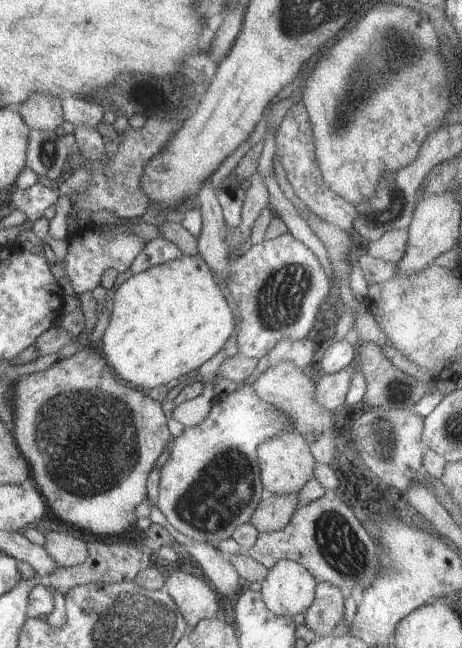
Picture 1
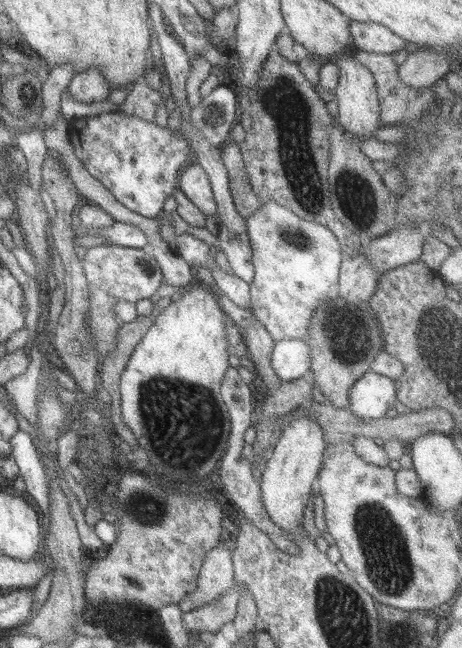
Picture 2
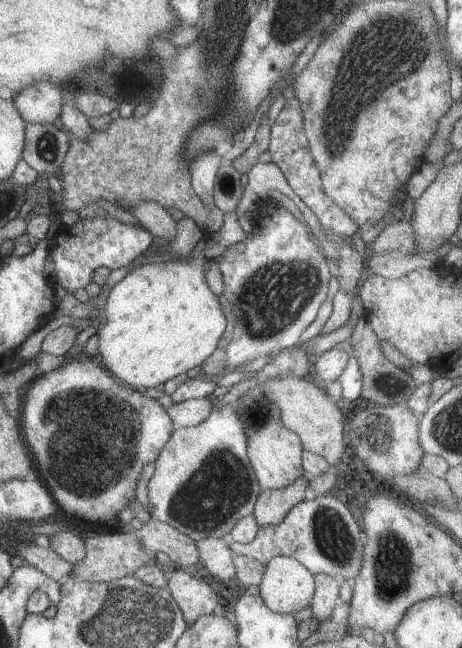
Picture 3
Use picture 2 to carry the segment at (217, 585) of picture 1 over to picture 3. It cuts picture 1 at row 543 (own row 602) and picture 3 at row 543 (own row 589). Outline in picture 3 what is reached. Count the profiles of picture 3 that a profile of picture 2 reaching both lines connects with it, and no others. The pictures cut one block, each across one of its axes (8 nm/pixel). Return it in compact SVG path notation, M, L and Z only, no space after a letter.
M209 537L197 543L199 560L208 573L220 582L236 583L237 570L233 564L235 553L227 542L222 539Z

